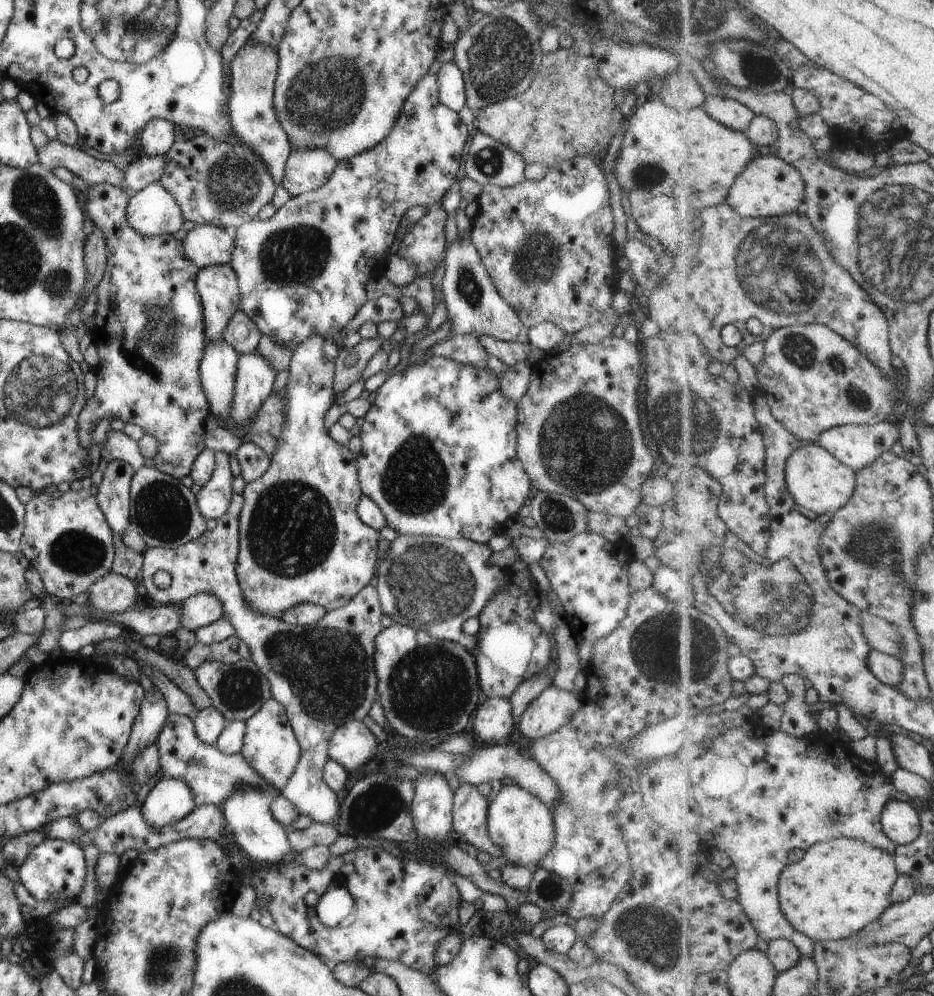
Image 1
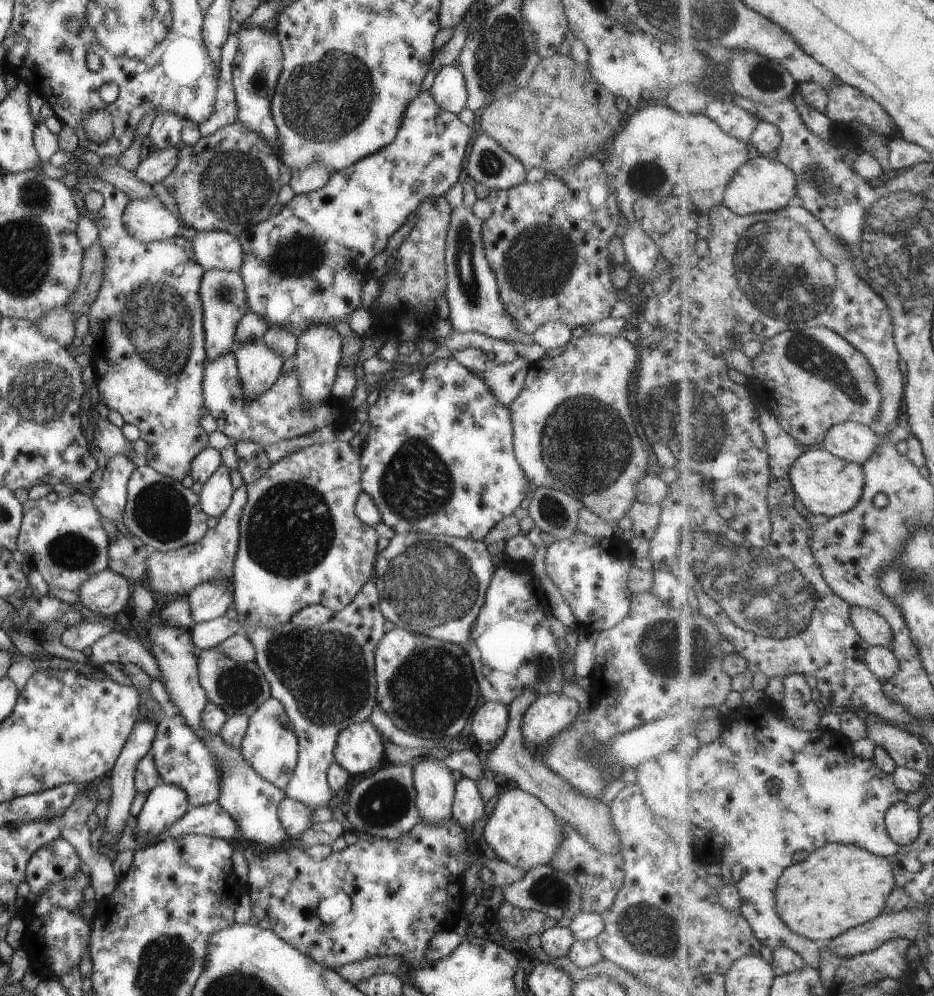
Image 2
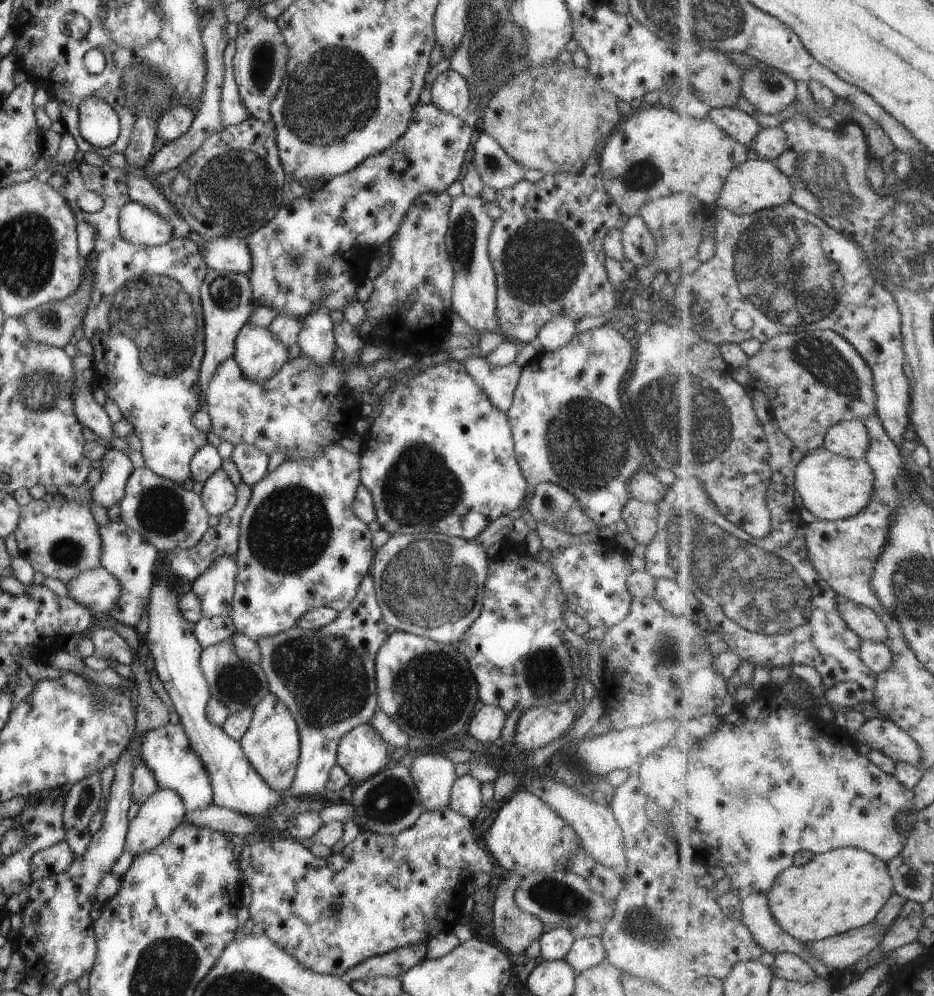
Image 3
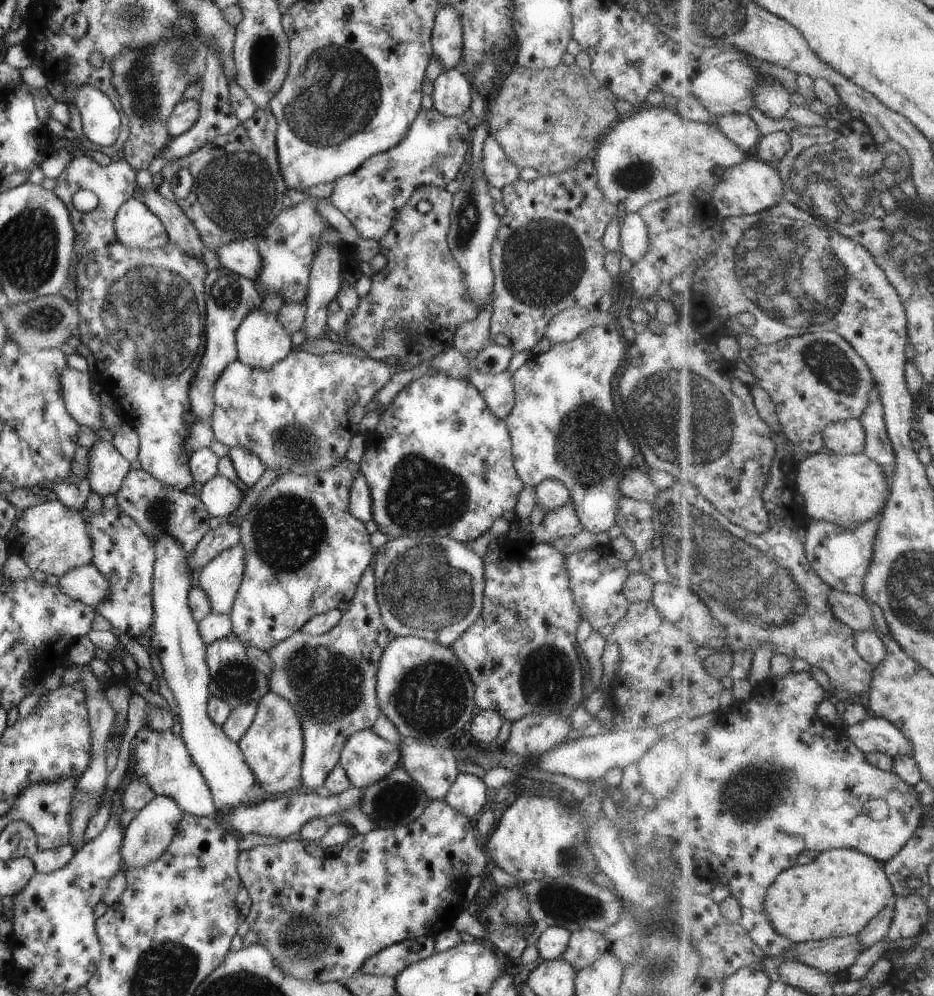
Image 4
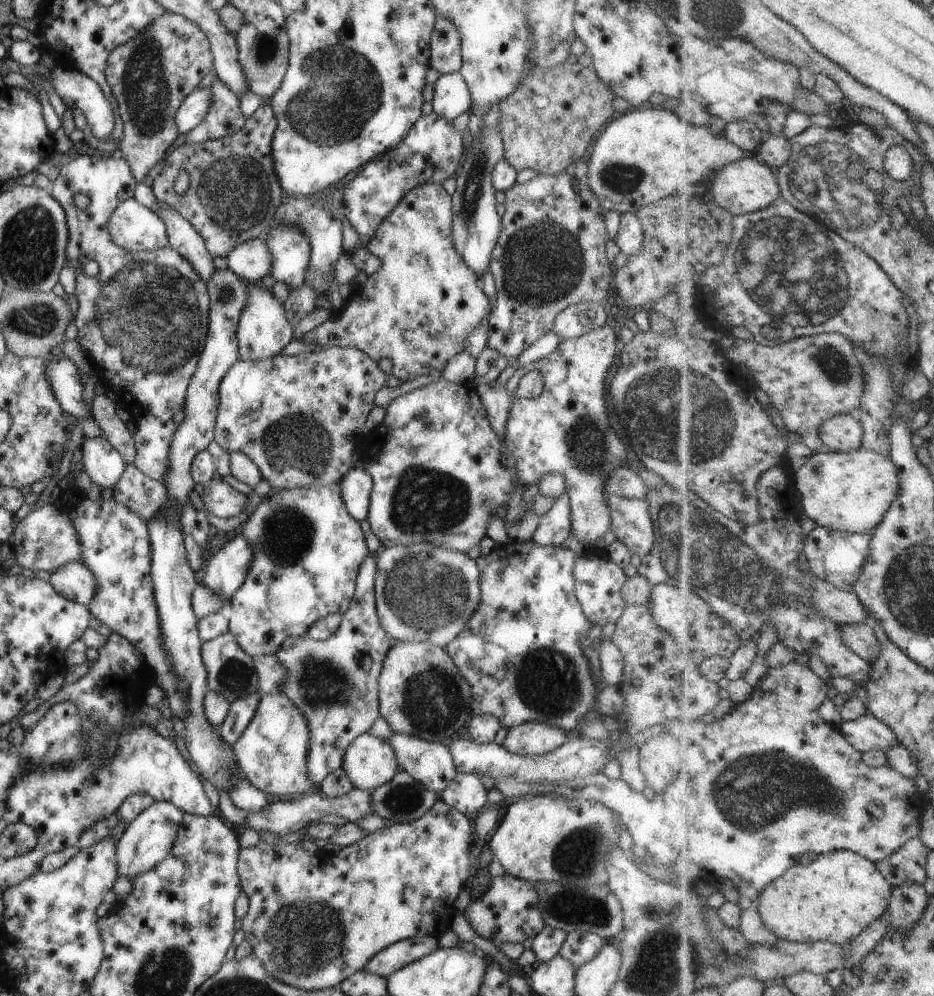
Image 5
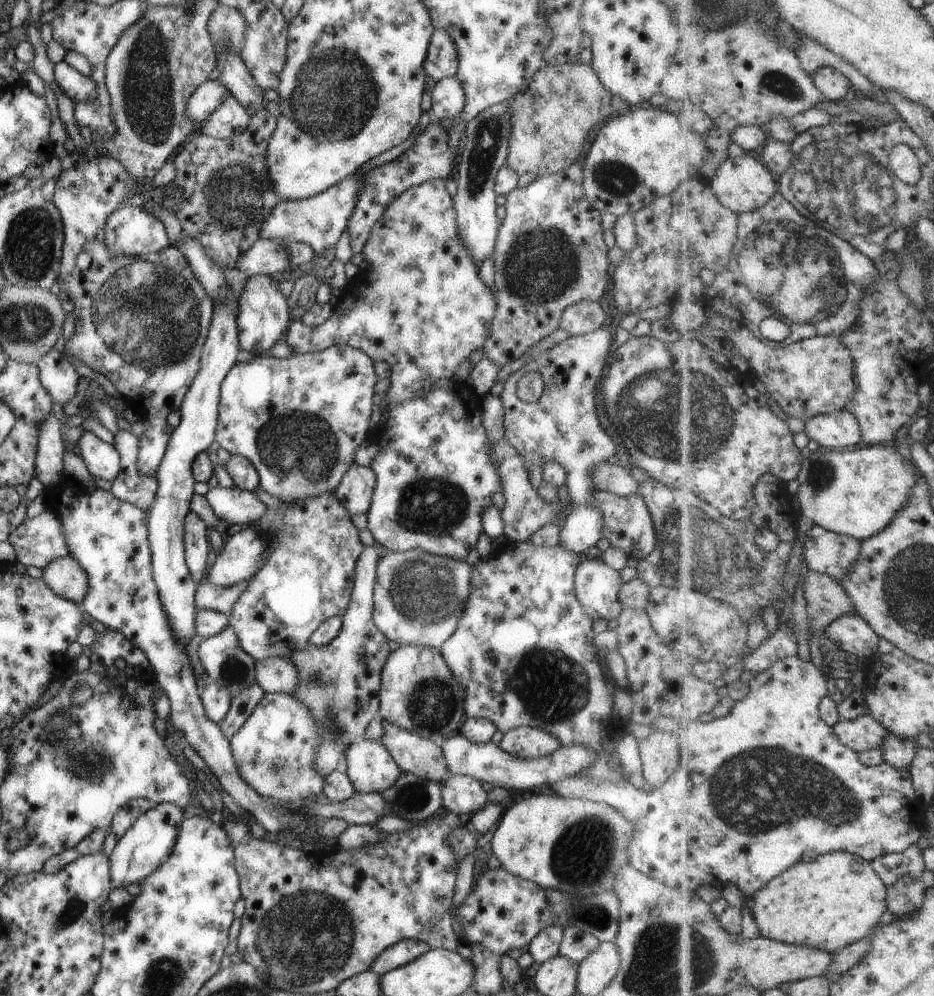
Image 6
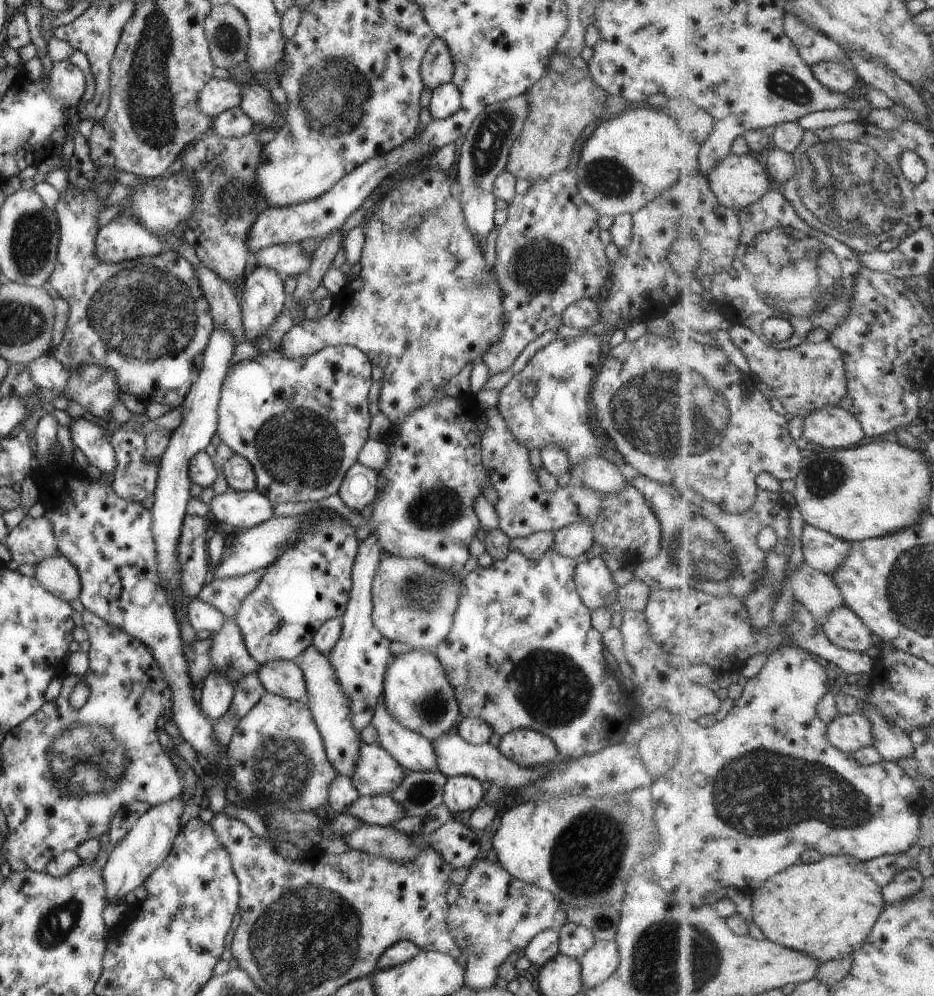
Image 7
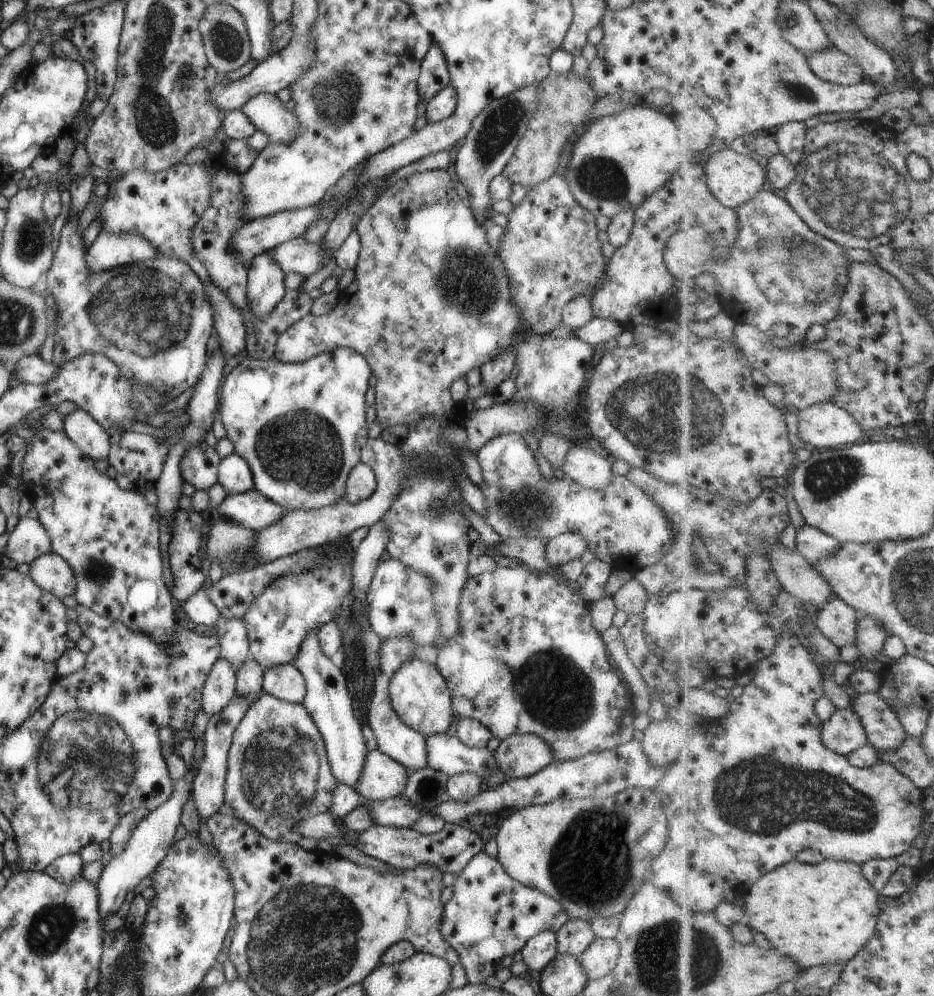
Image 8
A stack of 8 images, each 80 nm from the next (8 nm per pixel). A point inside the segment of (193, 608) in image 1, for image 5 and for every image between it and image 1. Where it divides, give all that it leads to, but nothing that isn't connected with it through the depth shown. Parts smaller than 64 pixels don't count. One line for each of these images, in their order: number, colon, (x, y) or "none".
2: (208, 600)
3: (214, 589)
4: (219, 579)
5: (225, 571)

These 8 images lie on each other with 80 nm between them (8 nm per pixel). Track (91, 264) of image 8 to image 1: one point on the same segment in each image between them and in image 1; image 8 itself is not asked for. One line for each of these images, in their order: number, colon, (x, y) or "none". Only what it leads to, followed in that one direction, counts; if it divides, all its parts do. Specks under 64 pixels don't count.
1: (151, 211)
2: (146, 220)
3: (137, 224)
4: (134, 226)
5: (132, 227)
6: (129, 231)
7: (123, 238)

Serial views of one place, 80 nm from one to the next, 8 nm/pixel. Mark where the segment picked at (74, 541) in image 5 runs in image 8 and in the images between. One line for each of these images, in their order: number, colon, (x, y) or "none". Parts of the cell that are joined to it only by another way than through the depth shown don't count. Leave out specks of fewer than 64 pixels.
6: (36, 541)
7: (32, 540)
8: (27, 540)

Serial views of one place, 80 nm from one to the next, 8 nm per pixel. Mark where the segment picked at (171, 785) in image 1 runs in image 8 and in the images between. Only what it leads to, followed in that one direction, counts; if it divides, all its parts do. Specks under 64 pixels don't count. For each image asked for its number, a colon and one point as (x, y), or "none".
2: (165, 803)
3: (161, 813)
4: (147, 835)
5: (147, 838)
6: (146, 843)
7: (131, 860)
8: (147, 845)

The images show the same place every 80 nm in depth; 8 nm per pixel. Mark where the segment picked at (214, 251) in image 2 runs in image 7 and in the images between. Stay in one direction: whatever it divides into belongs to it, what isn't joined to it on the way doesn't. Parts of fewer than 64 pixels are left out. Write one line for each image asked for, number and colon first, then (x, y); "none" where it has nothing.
3: (225, 253)
4: (241, 257)
5: (250, 260)
6: (264, 256)
7: (290, 259)

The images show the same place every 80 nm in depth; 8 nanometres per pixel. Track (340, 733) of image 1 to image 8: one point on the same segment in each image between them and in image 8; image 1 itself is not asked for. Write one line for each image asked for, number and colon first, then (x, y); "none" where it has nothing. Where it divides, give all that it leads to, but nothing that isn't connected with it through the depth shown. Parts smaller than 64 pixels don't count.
2: (358, 749)
3: (361, 753)
4: (365, 758)
5: (368, 762)
6: (370, 768)
7: (376, 773)
8: (382, 778)

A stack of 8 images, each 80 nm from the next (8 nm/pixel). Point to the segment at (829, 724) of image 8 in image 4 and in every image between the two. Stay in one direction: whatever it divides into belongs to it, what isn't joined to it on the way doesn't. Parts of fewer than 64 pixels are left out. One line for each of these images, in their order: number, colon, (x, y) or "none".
4: (876, 734)
5: (868, 734)
6: (863, 733)
7: (849, 733)

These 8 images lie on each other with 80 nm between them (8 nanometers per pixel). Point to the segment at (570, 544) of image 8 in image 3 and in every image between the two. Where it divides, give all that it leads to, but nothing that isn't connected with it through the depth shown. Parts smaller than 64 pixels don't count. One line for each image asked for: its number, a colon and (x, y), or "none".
3: (567, 426)
4: (562, 426)
5: (565, 430)
6: (561, 426)
7: (574, 539)

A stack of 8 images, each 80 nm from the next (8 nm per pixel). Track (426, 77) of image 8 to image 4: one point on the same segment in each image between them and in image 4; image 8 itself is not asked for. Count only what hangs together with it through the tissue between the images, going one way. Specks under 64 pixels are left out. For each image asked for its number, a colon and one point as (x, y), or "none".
4: (446, 39)
5: (444, 45)
6: (440, 61)
7: (436, 67)

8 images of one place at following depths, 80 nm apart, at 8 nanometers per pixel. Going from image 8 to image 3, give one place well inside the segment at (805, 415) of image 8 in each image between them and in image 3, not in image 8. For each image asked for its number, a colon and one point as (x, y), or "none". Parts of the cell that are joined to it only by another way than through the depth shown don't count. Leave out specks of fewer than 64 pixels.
3: (851, 439)
4: (847, 437)
5: (843, 434)
6: (841, 429)
7: (832, 428)

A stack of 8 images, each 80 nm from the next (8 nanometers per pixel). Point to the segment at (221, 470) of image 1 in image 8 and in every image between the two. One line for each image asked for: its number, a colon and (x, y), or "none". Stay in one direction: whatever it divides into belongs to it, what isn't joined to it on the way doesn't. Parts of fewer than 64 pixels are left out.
2: (216, 492)
3: (218, 494)
4: (220, 497)
5: (220, 500)
6: (234, 508)
7: (237, 510)
8: (251, 509)

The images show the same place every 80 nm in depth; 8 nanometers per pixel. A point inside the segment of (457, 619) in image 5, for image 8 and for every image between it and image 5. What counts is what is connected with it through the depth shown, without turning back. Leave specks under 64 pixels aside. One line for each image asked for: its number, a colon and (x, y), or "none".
6: (417, 597)
7: (412, 602)
8: (399, 602)

